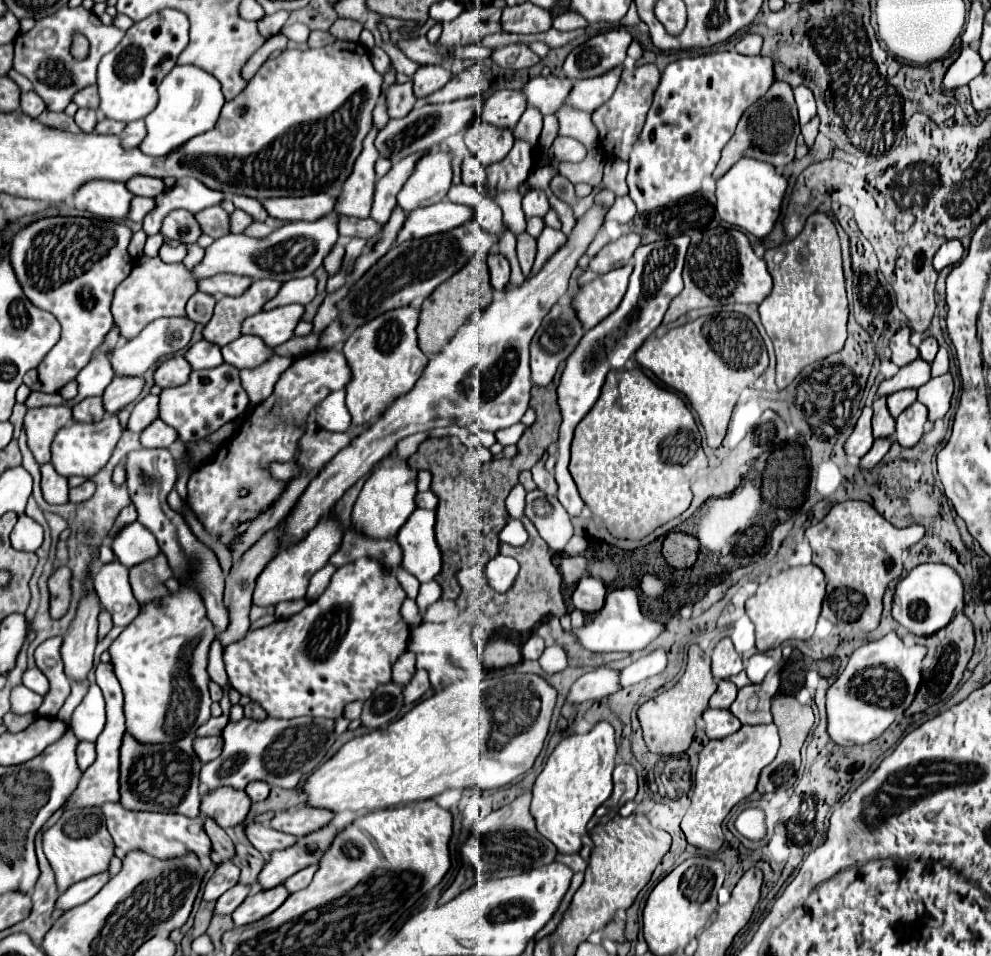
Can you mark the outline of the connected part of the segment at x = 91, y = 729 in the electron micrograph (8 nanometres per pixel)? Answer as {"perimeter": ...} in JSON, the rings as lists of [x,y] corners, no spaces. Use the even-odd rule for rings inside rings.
{"perimeter":[[[92,682],[88,694],[80,702],[80,706],[74,710],[70,718],[70,726],[80,740],[94,742],[104,730],[104,722],[106,722],[106,714],[104,714],[102,690],[98,688],[96,682]]]}

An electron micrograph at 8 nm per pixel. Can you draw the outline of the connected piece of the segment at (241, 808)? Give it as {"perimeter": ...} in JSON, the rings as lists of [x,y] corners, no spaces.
{"perimeter":[[[220,786],[216,790],[202,792],[200,814],[216,820],[224,830],[234,828],[244,822],[250,810],[250,798],[246,798],[244,790],[232,790],[230,786]]]}

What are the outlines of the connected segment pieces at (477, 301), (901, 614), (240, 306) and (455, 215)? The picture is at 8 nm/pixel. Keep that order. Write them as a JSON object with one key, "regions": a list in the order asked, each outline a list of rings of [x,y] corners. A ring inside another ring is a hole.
{"regions":[[[[472,258],[462,270],[458,270],[458,274],[454,274],[446,282],[442,282],[442,286],[438,286],[434,290],[434,294],[430,294],[430,298],[426,298],[426,302],[422,302],[420,322],[416,326],[420,350],[424,354],[440,352],[442,346],[446,346],[446,342],[450,342],[452,334],[456,334],[458,328],[462,324],[466,324],[468,318],[476,310],[482,310],[490,304],[490,300],[492,300],[490,292],[492,292],[492,286],[490,286],[490,274],[488,274],[486,262]]],[[[920,564],[898,582],[892,602],[892,616],[906,630],[918,636],[930,636],[944,628],[954,618],[956,610],[962,612],[964,608],[962,592],[964,592],[962,580],[954,568],[946,564]]],[[[254,278],[252,284],[248,286],[246,294],[222,296],[216,302],[216,310],[214,310],[212,320],[202,330],[204,340],[218,344],[218,346],[226,346],[232,340],[236,340],[240,336],[242,322],[248,316],[260,312],[264,302],[274,298],[274,294],[278,294],[280,288],[282,288],[282,282]]],[[[442,200],[434,206],[426,206],[422,210],[414,210],[408,214],[406,224],[398,232],[396,244],[410,238],[424,238],[430,234],[448,232],[458,228],[474,218],[474,210],[464,204],[454,204],[450,200]]]]}

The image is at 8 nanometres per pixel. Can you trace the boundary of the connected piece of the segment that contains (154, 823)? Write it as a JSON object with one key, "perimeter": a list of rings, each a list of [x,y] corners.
{"perimeter":[[[108,802],[102,806],[104,816],[106,816],[106,824],[108,824],[108,832],[114,838],[116,844],[116,856],[124,858],[130,850],[142,850],[150,856],[156,858],[176,858],[176,856],[184,856],[184,854],[194,854],[198,858],[210,856],[212,852],[212,842],[208,838],[208,834],[204,832],[204,818],[196,816],[196,818],[186,818],[182,814],[160,814],[160,812],[134,812],[134,810],[126,810],[122,808],[118,802]]]}

